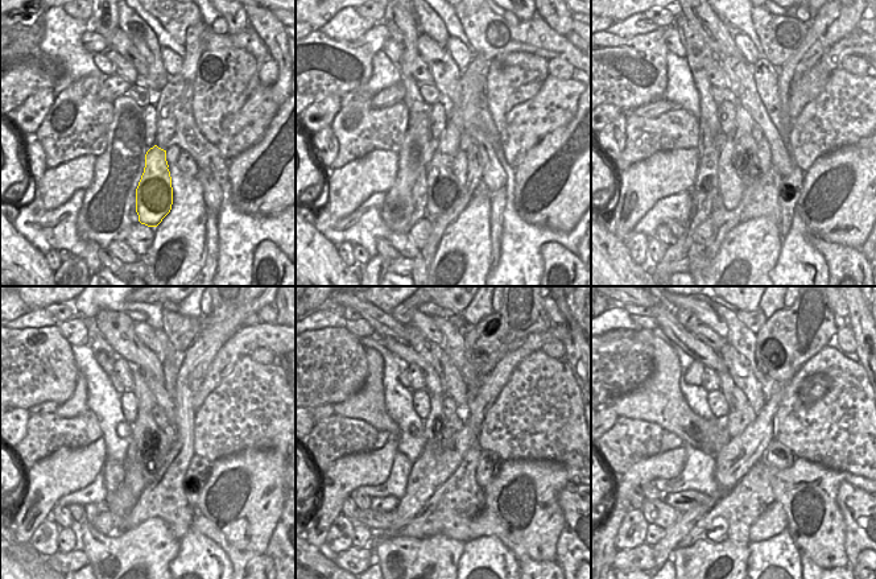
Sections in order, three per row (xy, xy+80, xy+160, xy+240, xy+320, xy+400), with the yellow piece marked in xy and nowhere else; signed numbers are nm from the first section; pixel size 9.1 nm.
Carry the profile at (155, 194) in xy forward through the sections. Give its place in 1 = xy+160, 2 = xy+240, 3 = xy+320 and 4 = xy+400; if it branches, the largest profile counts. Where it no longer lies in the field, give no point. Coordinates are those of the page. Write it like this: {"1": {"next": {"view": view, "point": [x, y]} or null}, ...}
{"1": {"next": {"view": "xy+160", "point": [731, 187]}}, "2": {"next": {"view": "xy+240", "point": [140, 389]}}, "3": {"next": {"view": "xy+320", "point": [401, 351]}}, "4": {"next": {"view": "xy+400", "point": [661, 313]}}}

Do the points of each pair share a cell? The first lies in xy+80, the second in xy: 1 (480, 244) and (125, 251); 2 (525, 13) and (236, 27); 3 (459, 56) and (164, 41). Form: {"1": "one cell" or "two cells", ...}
{"1": "two cells", "2": "one cell", "3": "two cells"}

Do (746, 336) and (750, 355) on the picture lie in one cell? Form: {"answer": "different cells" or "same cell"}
{"answer": "same cell"}

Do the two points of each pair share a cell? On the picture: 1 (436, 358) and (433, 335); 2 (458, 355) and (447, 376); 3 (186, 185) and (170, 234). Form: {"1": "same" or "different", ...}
{"1": "different", "2": "different", "3": "same"}

